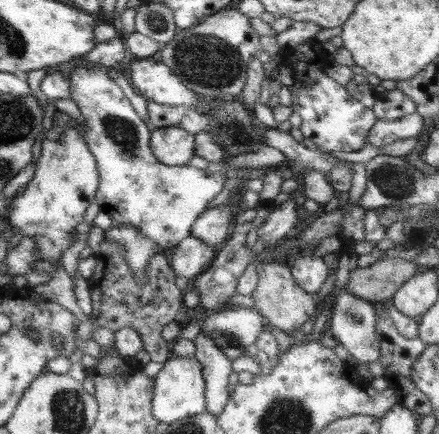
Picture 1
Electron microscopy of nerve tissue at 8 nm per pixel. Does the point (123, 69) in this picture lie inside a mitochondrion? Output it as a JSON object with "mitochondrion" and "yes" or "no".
{"mitochondrion":"no"}

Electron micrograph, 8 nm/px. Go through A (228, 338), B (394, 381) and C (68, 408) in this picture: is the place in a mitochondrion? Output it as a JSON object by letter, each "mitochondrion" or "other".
{"A":"mitochondrion","B":"other","C":"mitochondrion"}

